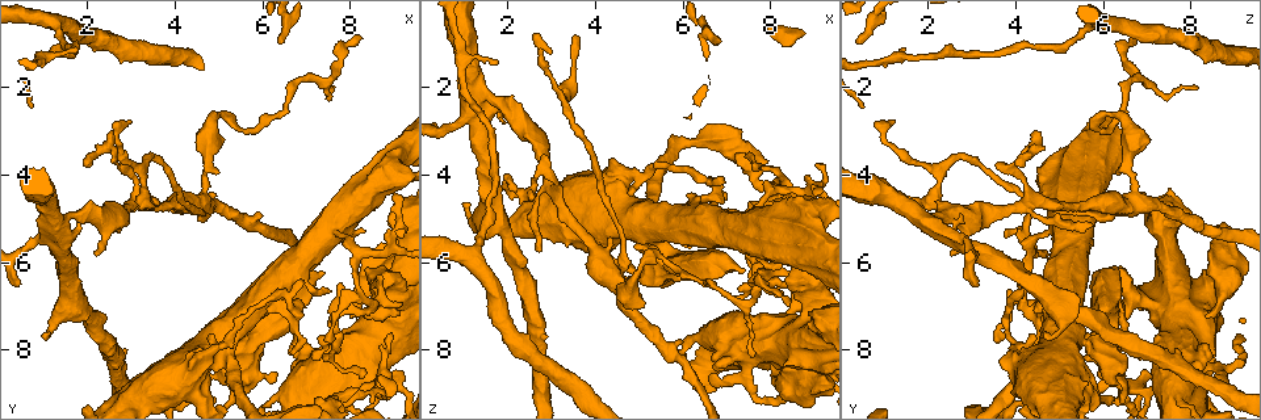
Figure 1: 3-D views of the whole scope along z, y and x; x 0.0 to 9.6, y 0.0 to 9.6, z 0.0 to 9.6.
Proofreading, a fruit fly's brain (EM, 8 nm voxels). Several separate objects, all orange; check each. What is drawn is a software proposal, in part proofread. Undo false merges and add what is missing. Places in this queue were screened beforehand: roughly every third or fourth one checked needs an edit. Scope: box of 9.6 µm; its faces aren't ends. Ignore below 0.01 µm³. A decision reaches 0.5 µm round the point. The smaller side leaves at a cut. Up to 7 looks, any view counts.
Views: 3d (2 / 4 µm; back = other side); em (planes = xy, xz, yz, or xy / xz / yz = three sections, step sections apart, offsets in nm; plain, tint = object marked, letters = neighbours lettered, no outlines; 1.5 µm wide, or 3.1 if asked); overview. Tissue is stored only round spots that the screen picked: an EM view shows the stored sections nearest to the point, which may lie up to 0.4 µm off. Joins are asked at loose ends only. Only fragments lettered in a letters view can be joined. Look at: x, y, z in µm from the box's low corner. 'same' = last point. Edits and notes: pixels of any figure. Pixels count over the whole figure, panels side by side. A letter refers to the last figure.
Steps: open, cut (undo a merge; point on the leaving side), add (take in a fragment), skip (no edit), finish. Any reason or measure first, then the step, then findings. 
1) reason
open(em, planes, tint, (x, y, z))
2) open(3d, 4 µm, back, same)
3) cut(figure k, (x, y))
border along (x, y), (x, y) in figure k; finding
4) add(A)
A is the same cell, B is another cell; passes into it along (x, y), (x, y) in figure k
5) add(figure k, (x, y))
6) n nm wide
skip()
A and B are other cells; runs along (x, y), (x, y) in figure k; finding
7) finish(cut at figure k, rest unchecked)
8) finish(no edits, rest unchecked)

an open end
open(3d, 2 µm, (1.70, 1.20, 1.45))

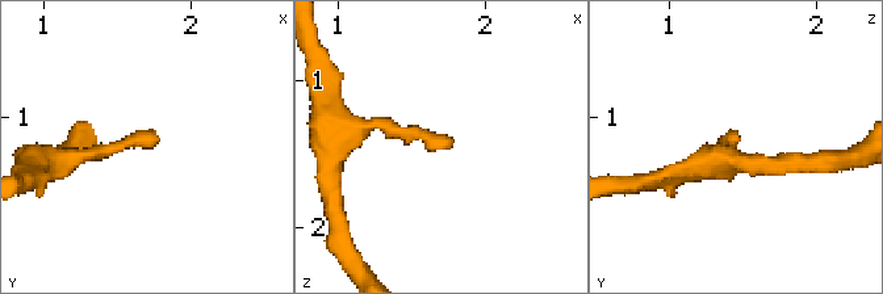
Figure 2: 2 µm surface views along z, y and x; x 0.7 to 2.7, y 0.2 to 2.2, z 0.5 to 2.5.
open(em, 3.1 µm, xy, step 8, tint, (1.76, 1.20, 1.46))

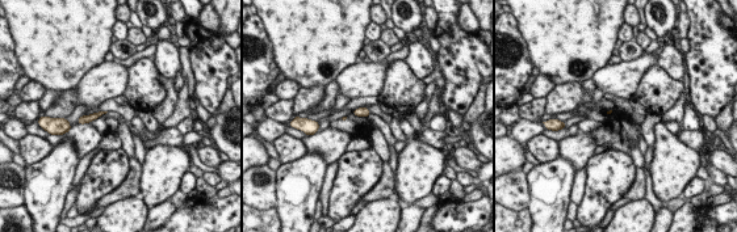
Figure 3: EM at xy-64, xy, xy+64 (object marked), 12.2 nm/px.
open(em, 3.1 µm, planes, letters, same)

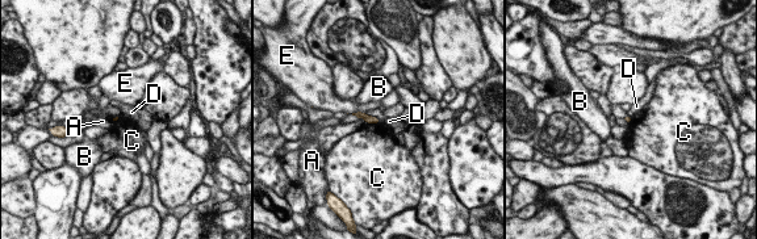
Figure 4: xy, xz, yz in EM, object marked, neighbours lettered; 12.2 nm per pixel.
C touches over 170 nm
skip()
A, B, C, D and E are other cells; none of them fits

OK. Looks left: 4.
free end
open(em, xz, step 4, letters, (2.10, 5.80, 2.55))

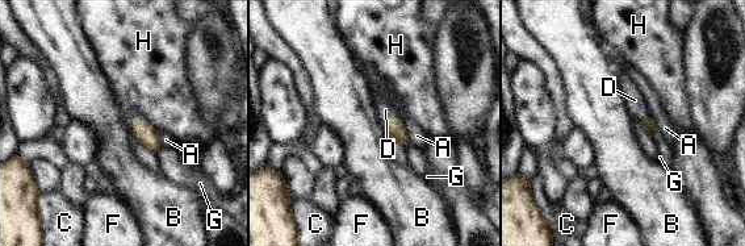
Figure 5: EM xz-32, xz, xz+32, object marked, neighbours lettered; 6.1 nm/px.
open(em, planes, letters, same)

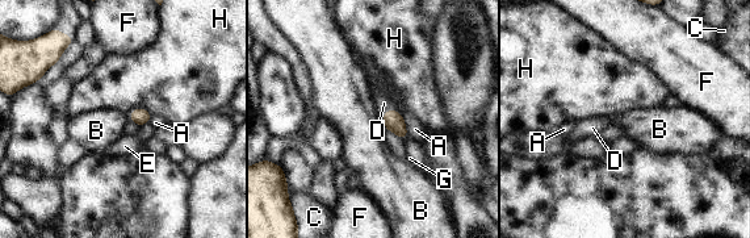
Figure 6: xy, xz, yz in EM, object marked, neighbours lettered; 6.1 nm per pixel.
add(D)
D is the same cell, A, B, C, E, F, G and H are other cells; passes into it along (393, 121), (386, 111), (384, 103) in figure 6; the cell continues

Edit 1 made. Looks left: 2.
abrupt turn
open(3d, 4 µm, (5.65, 2.95, 5.95))

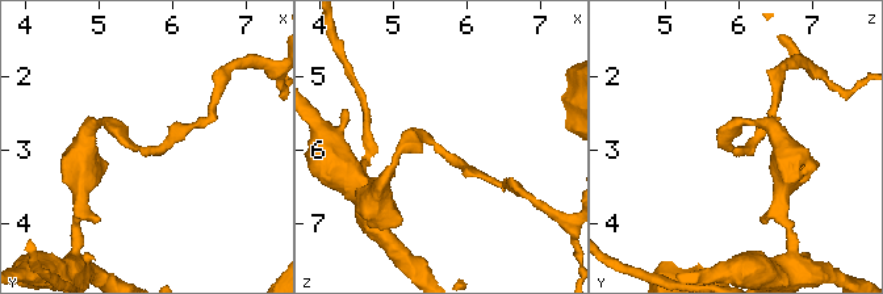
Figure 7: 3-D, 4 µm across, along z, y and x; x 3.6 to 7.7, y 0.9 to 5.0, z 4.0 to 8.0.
open(em, planes, letters, (5.65, 3.05, 5.90))

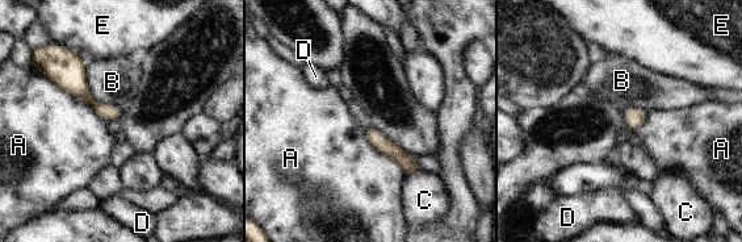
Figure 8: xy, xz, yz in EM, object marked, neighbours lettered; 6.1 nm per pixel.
A touches over 440 nm
skip()
A, B, C, D and E are other cells; border along (50, 79), (84, 99), (107, 120) in figure 8; all the same cell

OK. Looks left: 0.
finish(add at figure 6, rest unchecked)

